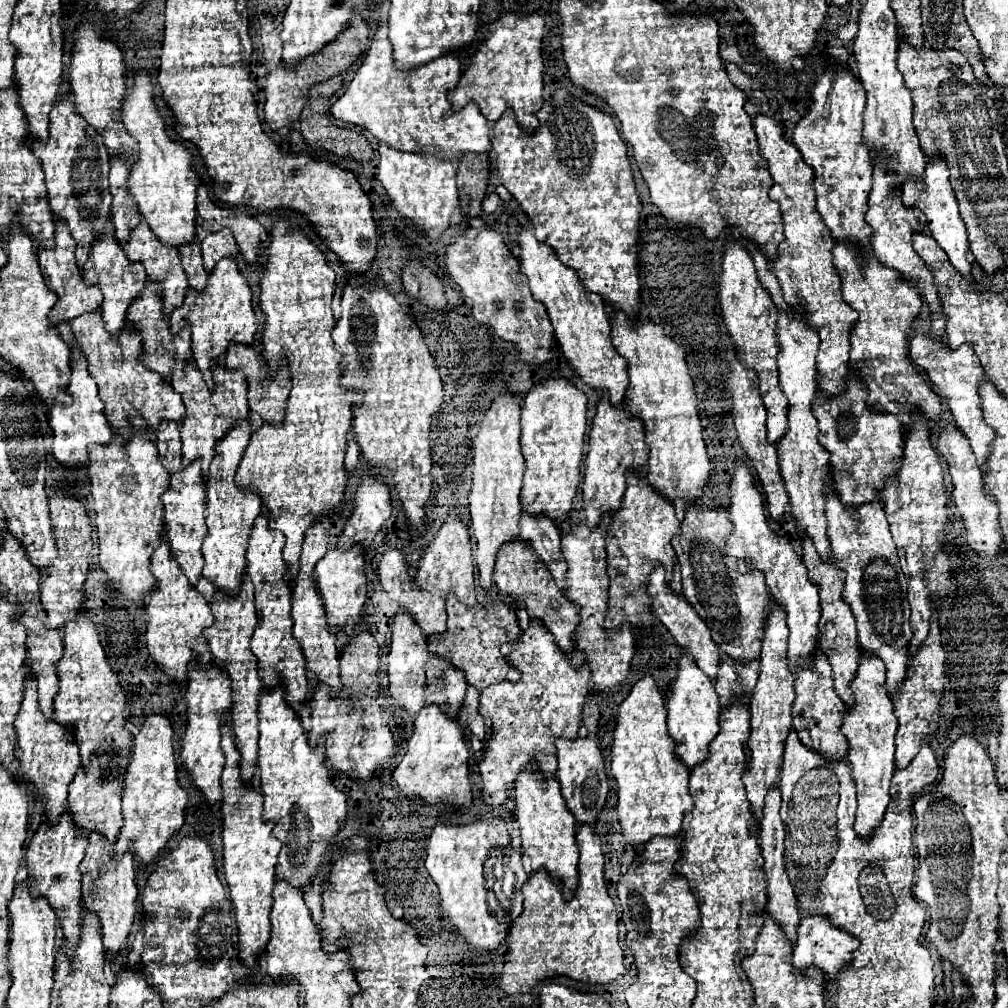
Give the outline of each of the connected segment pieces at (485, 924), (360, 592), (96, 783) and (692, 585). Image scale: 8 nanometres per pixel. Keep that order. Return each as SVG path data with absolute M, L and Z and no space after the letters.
M482 818L454 828L440 820L428 840L426 870L438 886L440 906L456 932L480 952L496 950L522 912L522 884L528 880L522 868L522 854L510 844L506 822Z
M354 546L350 550L336 550L330 548L326 556L316 564L316 582L320 588L320 596L324 600L326 612L330 618L328 620L332 632L344 630L348 622L358 624L360 622L360 612L366 602L366 574L364 574L364 556L360 552L360 546Z
M92 756L90 768L80 768L74 782L70 784L70 798L68 798L68 812L76 828L84 830L86 834L98 832L108 838L108 842L116 842L120 834L122 814L120 814L120 796L122 796L122 780L120 778L102 778L100 774L100 756Z
M692 506L686 512L686 518L682 522L682 534L674 538L674 550L676 558L682 570L682 584L684 584L684 598L686 602L698 612L698 616L706 622L706 626L712 630L712 640L718 644L718 648L730 656L736 662L750 664L752 660L760 660L760 640L764 640L764 610L770 604L770 596L764 584L764 576L760 572L748 572L738 574L736 564L738 560L728 556L724 552L724 544L728 536L732 534L732 522L728 510L722 508L700 508Z

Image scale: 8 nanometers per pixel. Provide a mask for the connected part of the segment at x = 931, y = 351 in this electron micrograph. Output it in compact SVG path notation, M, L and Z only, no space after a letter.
M916 334L910 340L910 358L912 362L924 370L930 378L930 382L938 388L940 396L946 400L948 410L952 412L958 428L962 430L962 434L970 440L972 452L978 458L978 466L982 468L982 472L986 474L986 460L990 456L990 444L996 438L996 432L992 432L992 428L984 422L982 416L982 406L980 406L980 394L978 394L978 386L984 380L984 370L980 366L978 356L974 354L972 346L962 344L958 350L950 350L942 344L938 344L936 340L932 340L928 334Z

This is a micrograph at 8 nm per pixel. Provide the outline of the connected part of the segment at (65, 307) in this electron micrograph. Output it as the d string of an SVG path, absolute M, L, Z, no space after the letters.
M54 222L54 226L56 226L56 234L54 234L56 246L54 246L54 250L40 248L38 250L38 260L40 260L40 270L42 270L46 286L58 296L58 302L54 304L52 314L50 314L52 326L58 326L60 322L70 322L70 320L74 320L76 316L80 316L84 312L98 310L100 304L102 304L102 292L96 286L86 288L86 284L82 280L82 274L76 266L76 258L74 258L76 242L72 240L72 236L68 232L68 226L64 222Z

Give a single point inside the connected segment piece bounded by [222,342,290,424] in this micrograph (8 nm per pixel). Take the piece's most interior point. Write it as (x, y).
(267, 397)

